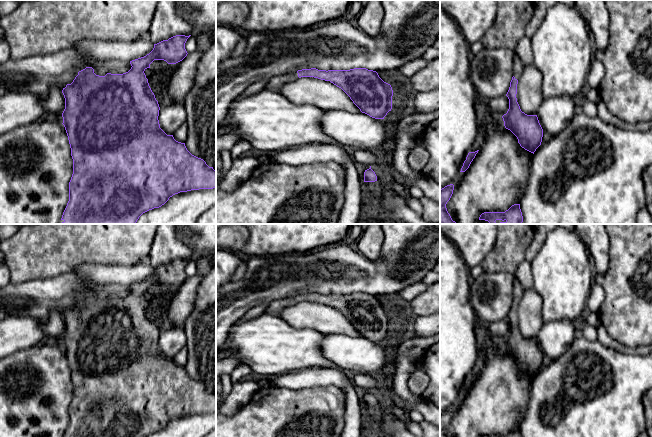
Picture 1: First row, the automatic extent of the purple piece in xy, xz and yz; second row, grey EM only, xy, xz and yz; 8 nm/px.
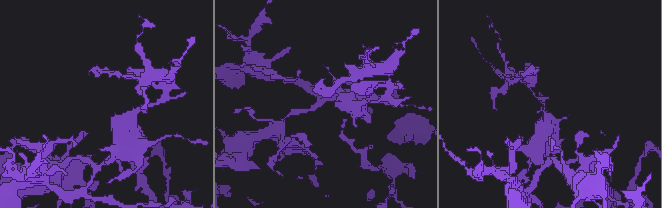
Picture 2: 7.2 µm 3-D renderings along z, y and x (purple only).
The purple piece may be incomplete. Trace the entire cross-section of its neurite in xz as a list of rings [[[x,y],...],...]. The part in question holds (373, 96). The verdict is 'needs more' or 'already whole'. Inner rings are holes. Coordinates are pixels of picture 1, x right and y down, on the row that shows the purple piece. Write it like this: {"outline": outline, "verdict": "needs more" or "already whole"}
{"outline": [[[366,68],[350,70],[302,69],[269,79],[265,89],[279,93],[280,88],[301,77],[314,77],[330,81],[341,88],[362,113],[375,119],[384,119],[392,109],[393,90],[376,71]]], "verdict": "needs more"}

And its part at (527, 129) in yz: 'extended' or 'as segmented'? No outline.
extended

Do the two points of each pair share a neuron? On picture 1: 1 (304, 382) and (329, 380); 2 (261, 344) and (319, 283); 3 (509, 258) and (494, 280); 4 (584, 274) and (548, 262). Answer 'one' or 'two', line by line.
1: one
2: two
3: two
4: one

